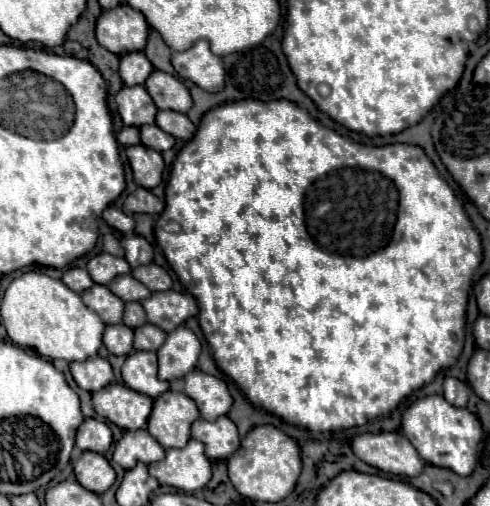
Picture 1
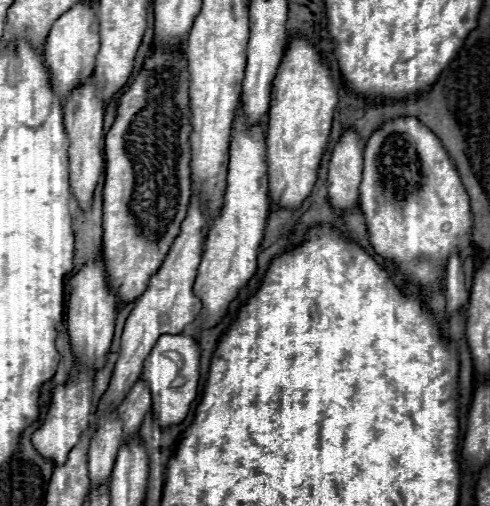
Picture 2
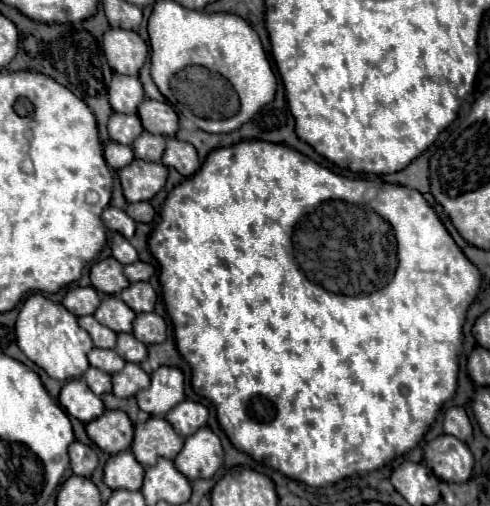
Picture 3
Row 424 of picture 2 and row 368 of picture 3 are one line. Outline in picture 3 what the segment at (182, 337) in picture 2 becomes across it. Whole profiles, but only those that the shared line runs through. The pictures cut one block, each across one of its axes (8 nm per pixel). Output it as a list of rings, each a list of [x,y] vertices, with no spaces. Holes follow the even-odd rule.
[[[162,366],[152,374],[152,382],[146,390],[136,394],[138,406],[150,416],[164,416],[184,400],[184,376],[178,368]]]

